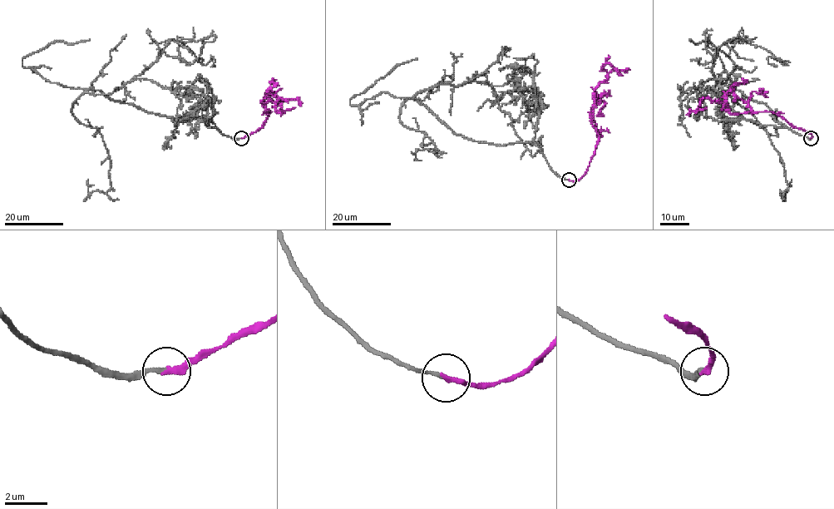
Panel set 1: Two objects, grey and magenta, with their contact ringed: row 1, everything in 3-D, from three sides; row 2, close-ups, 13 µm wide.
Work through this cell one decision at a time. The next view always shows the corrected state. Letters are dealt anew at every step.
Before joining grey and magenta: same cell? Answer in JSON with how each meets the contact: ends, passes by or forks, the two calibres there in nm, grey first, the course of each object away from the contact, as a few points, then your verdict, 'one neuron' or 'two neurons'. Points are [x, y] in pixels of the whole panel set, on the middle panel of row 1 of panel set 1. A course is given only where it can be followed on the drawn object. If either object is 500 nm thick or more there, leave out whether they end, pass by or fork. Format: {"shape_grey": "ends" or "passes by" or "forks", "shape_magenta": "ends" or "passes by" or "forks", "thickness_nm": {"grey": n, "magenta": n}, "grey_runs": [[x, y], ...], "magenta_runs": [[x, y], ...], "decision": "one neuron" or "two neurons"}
{"shape_grey": "ends", "shape_magenta": "ends", "thickness_nm": {"grey": 150, "magenta": 260}, "grey_runs": [[569, 180], [534, 141], [472, 140], [415, 96], [485, 82], [515, 121], [539, 96], [530, 121]], "magenta_runs": [[569, 180], [583, 175], [594, 152], [593, 95], [607, 79], [603, 66], [609, 63], [623, 75]], "decision": "one neuron"}

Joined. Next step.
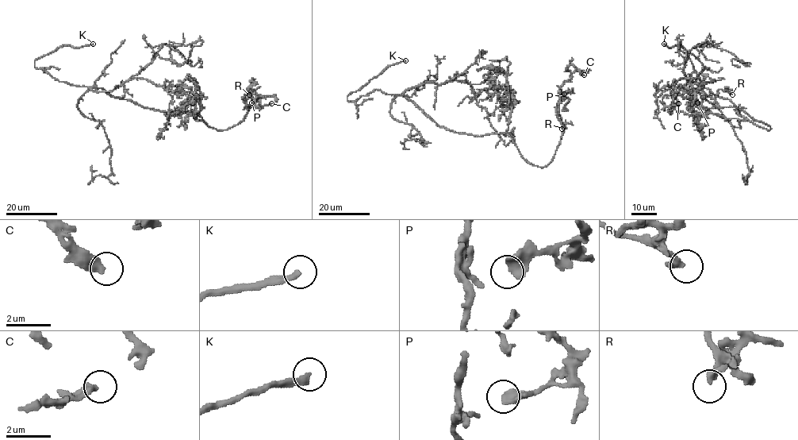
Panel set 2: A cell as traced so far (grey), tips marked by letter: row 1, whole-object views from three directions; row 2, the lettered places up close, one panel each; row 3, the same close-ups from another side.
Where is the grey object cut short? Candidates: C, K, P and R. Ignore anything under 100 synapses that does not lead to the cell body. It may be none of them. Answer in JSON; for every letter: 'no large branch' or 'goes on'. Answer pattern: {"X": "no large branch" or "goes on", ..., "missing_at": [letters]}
{"C": "no large branch", "K": "goes on", "P": "no large branch", "R": "no large branch", "missing_at": ["K"]}

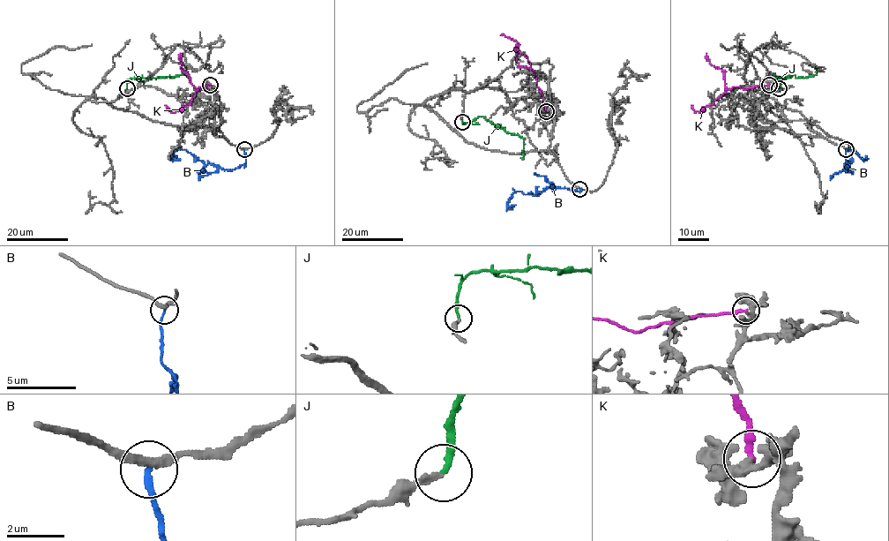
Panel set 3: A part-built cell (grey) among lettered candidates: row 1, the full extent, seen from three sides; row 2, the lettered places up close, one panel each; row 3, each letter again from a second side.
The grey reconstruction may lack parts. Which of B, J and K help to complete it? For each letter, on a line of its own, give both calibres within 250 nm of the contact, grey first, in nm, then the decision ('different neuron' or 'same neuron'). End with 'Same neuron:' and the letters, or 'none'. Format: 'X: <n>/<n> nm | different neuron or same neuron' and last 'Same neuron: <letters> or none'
B: 200/170 nm | different neuron
J: 200/190 nm | same neuron
K: 240/240 nm | different neuron
Same neuron: J

